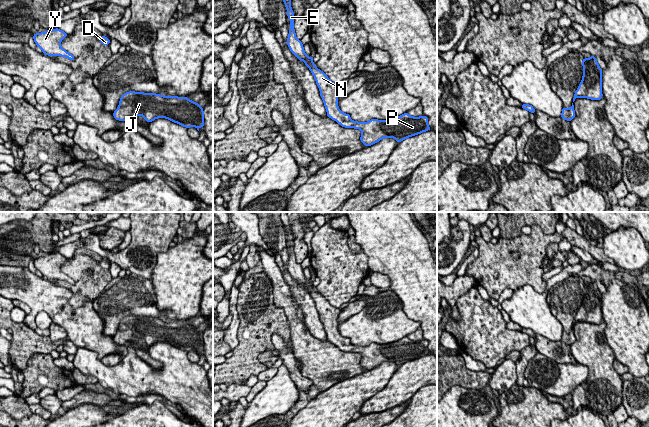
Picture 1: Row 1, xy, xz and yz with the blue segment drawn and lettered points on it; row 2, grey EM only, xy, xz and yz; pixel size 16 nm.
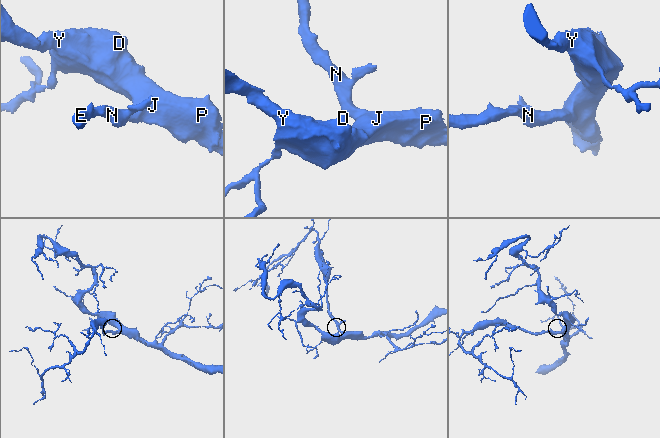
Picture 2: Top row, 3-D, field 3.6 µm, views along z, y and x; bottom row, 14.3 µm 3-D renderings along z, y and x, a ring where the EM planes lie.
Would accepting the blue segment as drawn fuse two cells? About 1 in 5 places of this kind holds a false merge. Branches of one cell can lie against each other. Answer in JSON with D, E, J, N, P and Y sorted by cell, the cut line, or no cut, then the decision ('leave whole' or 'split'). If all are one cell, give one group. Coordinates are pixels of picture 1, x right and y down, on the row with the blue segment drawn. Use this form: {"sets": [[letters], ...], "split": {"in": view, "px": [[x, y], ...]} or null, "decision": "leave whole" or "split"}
{"sets": [["D", "E", "J", "N", "P", "Y"]], "split": null, "decision": "leave whole"}

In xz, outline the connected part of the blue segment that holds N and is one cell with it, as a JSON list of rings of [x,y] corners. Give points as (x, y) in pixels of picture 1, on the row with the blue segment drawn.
[[[291,0],[283,1],[287,8],[287,16],[290,19],[287,45],[299,61],[304,61],[305,65],[313,74],[329,118],[339,123],[342,127],[360,129],[362,132],[360,140],[365,146],[371,146],[383,138],[394,138],[400,143],[406,138],[431,130],[428,125],[428,117],[425,115],[413,117],[408,113],[404,113],[388,120],[377,120],[373,118],[368,122],[357,122],[353,121],[349,114],[341,112],[338,107],[337,97],[341,85],[333,83],[324,72],[317,69],[313,63],[314,57],[309,57],[305,53],[301,40],[296,38]]]

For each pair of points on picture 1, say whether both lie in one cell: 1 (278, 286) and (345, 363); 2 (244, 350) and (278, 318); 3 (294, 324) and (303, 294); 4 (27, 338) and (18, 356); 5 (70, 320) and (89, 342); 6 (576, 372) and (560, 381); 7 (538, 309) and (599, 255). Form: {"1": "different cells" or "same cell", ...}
{"1": "same cell", "2": "same cell", "3": "different cells", "4": "same cell", "5": "same cell", "6": "same cell", "7": "different cells"}

